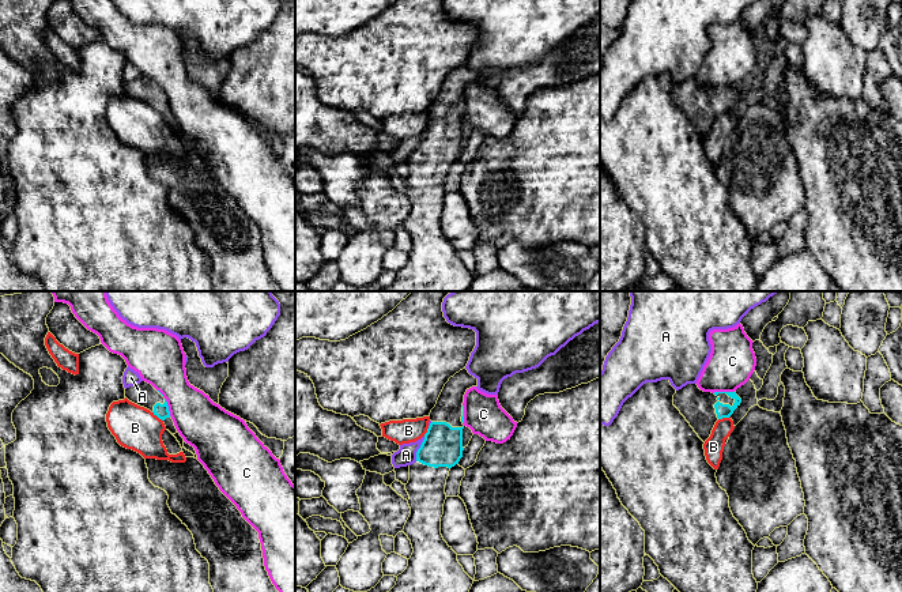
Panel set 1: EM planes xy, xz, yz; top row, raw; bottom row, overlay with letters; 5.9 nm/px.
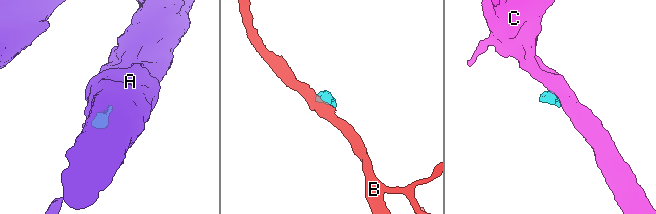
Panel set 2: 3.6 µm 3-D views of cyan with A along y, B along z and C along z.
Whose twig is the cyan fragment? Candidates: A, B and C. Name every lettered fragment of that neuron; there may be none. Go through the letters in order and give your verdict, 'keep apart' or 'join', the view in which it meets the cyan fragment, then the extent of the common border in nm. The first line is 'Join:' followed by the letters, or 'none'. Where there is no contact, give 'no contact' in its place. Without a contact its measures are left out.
Join: none
A: keep apart; contact in xz; length 160 nm
B: keep apart; contact in xy; length 90 nm
C: keep apart; contact in yz; length 130 nm

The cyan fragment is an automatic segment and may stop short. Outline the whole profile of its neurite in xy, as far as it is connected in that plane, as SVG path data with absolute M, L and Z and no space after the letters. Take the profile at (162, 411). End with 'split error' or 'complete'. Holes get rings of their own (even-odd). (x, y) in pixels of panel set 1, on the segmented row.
M141 381L137 385L127 388L125 397L140 407L150 410L154 415L162 419L166 430L171 434L178 433L170 416L166 399L151 384Z; split error

